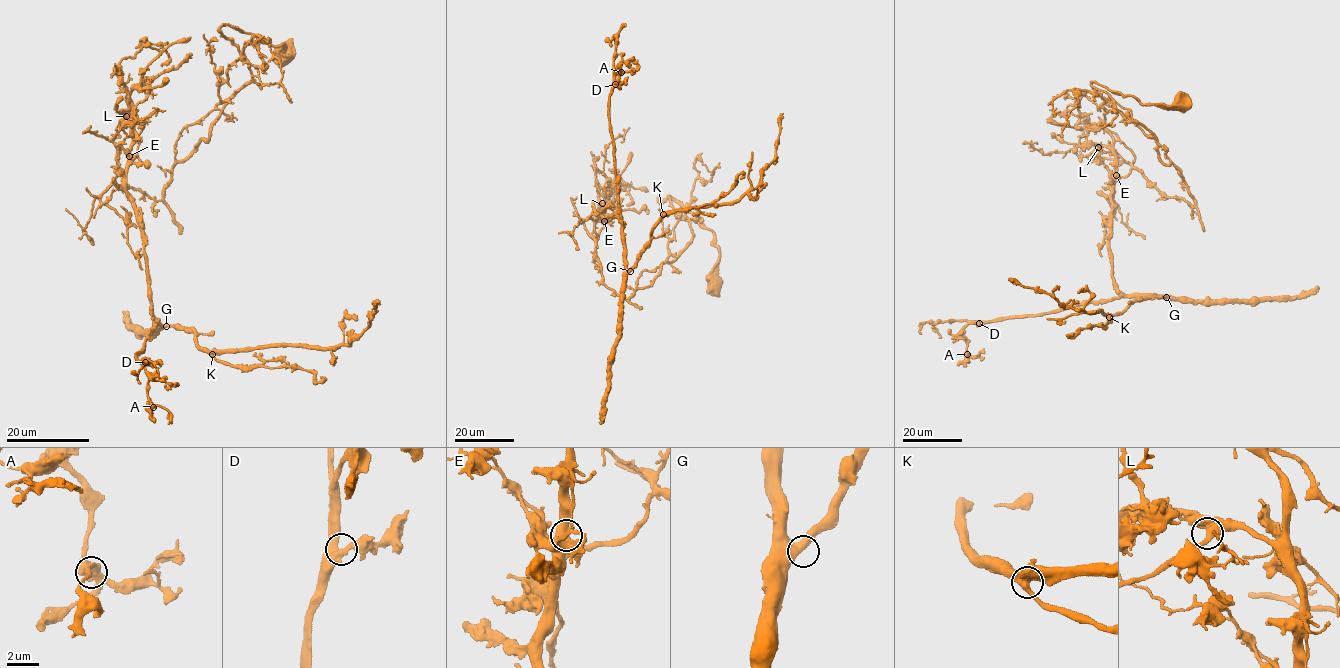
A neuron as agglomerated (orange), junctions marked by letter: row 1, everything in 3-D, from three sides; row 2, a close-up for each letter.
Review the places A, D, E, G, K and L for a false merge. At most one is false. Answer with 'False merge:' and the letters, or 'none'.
False merge: E

